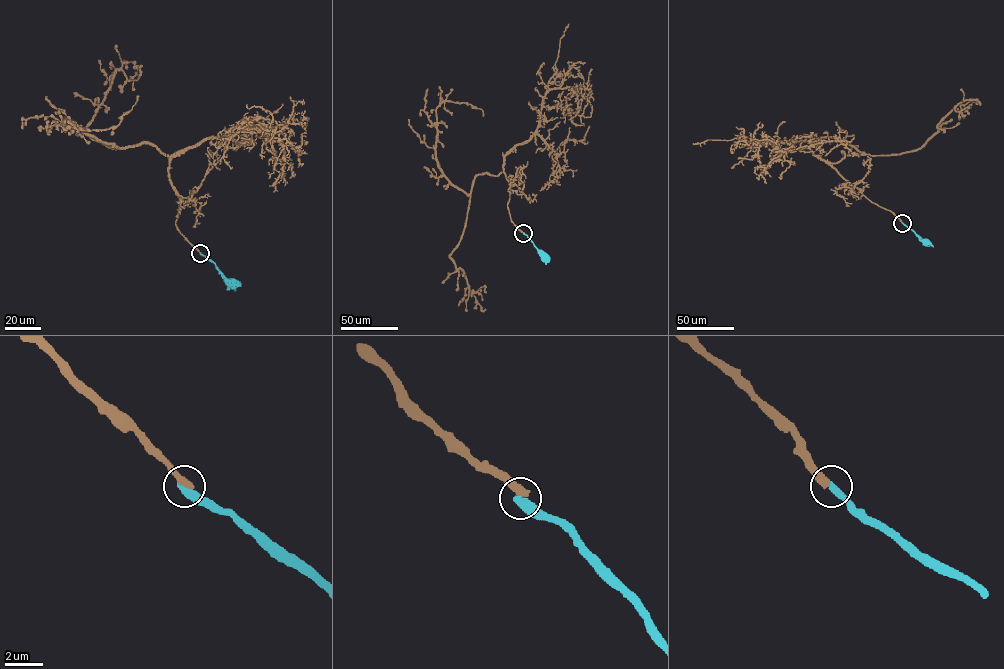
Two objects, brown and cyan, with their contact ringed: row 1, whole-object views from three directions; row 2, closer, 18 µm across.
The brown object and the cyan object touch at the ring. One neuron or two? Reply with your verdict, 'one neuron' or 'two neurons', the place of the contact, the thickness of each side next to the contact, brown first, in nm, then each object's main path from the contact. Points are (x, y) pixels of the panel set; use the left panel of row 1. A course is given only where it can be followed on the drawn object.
one neuron; at (200, 253); 440 nm thick on the brown side, 480 nm on the other; brown runs (200, 253), (175, 224), (180, 200), (160, 151), (107, 144), (68, 121), (64, 129), (114, 128), (137, 97); cyan runs (200, 253), (234, 283)

